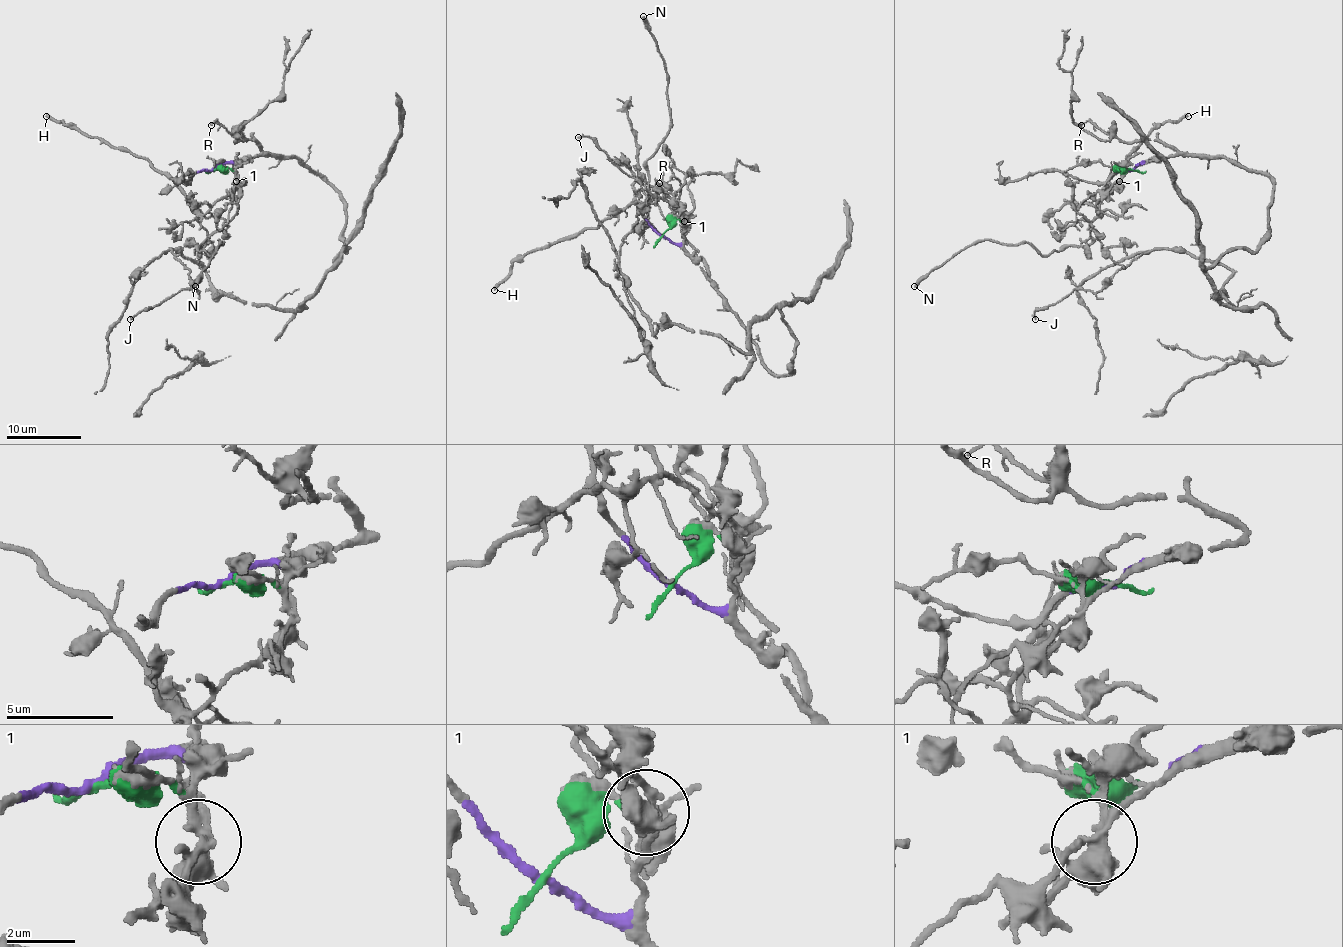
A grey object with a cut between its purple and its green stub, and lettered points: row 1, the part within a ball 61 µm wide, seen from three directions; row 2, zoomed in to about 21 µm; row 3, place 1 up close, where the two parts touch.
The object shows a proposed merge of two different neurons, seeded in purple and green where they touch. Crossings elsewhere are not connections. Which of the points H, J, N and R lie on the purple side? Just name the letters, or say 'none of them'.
J, R

